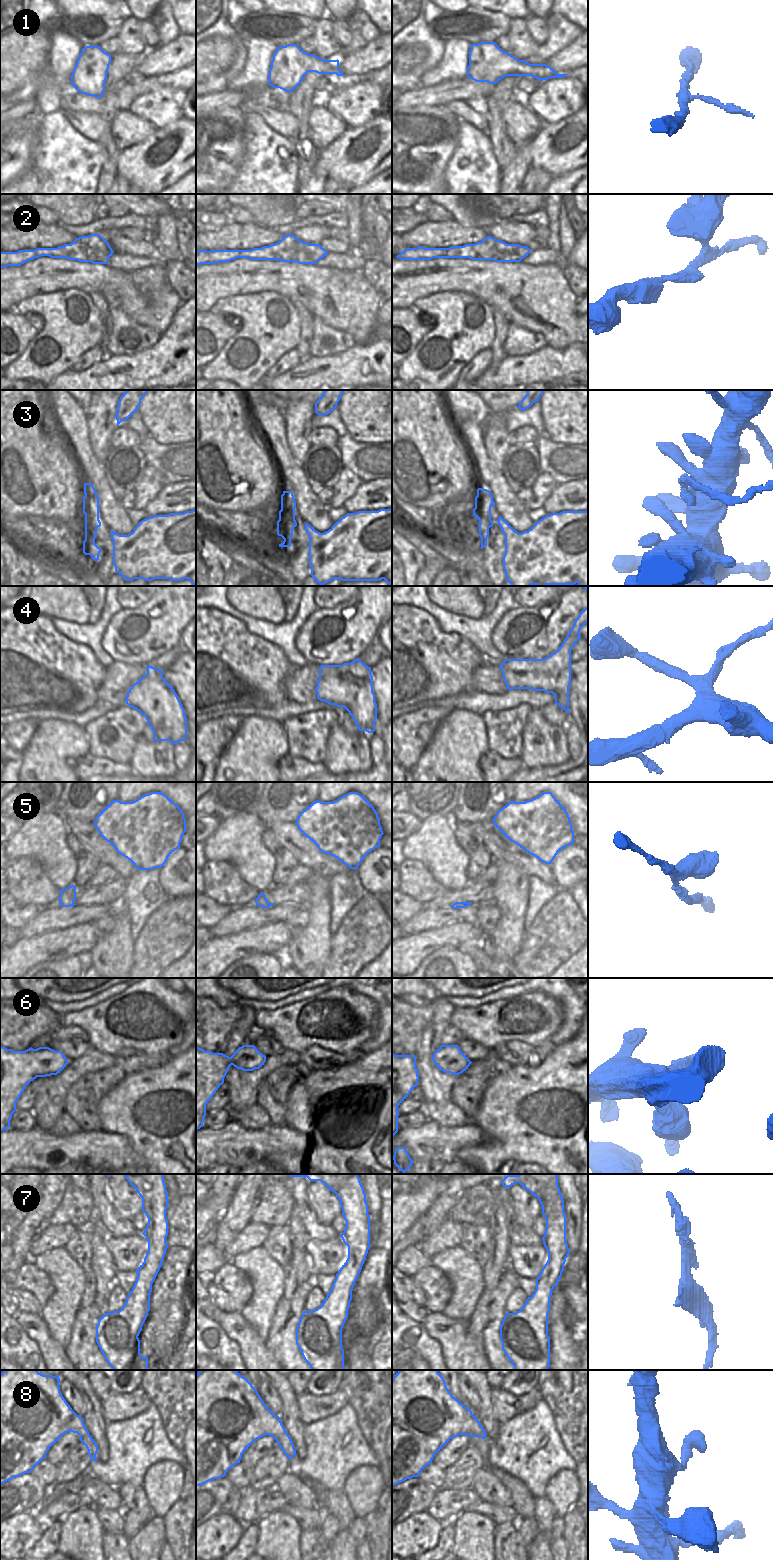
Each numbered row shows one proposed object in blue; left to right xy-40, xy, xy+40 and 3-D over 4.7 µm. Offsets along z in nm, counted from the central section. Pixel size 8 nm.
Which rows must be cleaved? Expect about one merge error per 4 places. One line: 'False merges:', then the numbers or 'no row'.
False merges: 3.

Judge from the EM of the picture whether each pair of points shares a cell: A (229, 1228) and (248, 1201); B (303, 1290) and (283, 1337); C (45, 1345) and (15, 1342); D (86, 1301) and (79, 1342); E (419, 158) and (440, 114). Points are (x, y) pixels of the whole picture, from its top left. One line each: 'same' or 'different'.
A: same
B: same
C: different
D: different
E: same

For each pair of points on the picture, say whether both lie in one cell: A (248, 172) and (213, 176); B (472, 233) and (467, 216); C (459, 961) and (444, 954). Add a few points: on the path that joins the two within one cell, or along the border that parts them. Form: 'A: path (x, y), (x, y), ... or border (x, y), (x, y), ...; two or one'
A: border (245, 151), (239, 170), (230, 183); two
B: border (452, 219), (467, 227), (485, 228); two
C: path (455, 961), (448, 957); one

